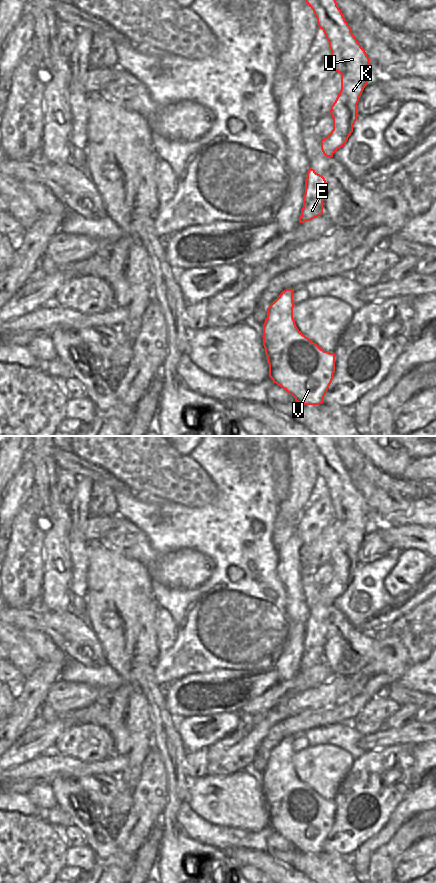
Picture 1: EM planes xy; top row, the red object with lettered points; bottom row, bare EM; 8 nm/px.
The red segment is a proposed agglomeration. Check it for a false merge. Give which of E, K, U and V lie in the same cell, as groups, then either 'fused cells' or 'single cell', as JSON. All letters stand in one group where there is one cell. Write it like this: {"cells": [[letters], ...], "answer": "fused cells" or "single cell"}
{"cells": [["E", "K", "U", "V"]], "answer": "single cell"}

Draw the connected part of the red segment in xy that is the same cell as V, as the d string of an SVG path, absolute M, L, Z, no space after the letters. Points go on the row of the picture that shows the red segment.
M294 290L282 291L267 308L262 337L269 364L269 377L273 383L290 393L296 402L304 405L320 405L333 380L335 353L324 351L297 328L293 318Z

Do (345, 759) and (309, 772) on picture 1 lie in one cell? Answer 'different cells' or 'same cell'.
same cell

